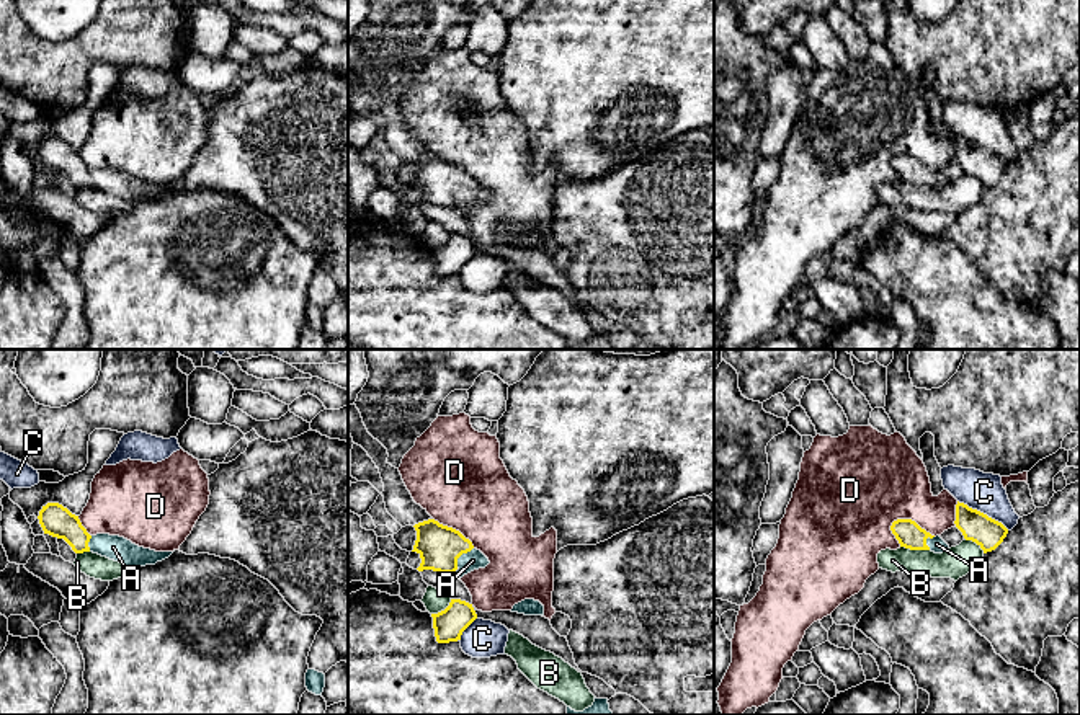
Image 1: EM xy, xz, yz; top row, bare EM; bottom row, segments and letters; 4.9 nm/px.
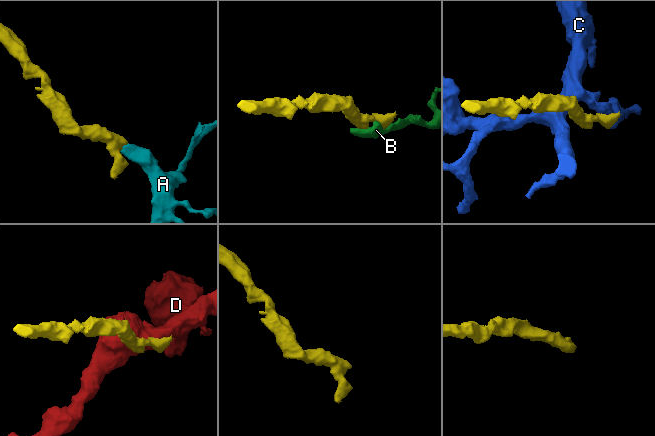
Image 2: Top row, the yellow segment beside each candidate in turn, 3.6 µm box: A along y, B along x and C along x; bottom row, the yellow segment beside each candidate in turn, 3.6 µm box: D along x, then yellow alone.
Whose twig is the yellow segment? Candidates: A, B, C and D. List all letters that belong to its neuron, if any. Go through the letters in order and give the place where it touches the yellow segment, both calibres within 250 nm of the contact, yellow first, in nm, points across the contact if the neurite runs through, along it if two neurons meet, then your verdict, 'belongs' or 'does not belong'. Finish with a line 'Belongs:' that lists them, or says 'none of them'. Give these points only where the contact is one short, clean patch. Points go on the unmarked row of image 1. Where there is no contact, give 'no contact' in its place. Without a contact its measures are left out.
A: meets yellow in xz at (461, 188); 200 nm thick on the yellow side, 100 nm on the other; runs through xz (440, 182), (461, 188), (473, 195); belongs
B: meets yellow in yz at (915, 183); 130 nm thick on the yellow side, 150 nm on the other; border along yz (901, 180), (928, 185); does not belong
C: meets yellow in yz at (982, 147); 150 nm thick on the yellow side, 190 nm on the other; does not belong
D: meets yellow in yz at (910, 154); 130 nm thick on the yellow side, 420 nm on the other; does not belong
Belongs: A

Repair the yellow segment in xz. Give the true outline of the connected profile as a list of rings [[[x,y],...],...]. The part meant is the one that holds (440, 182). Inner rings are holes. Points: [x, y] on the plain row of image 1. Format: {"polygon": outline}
{"polygon": [[[428,153],[413,160],[417,175],[412,186],[422,193],[418,206],[433,204],[440,207],[464,209],[485,202],[490,196],[459,165]]]}

